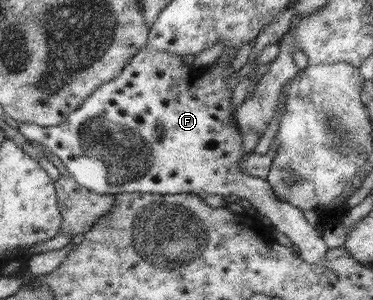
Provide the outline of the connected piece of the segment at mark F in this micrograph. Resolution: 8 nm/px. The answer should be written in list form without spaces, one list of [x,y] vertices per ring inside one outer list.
[[[143,48],[131,57],[117,77],[97,87],[60,124],[39,127],[27,122],[17,122],[16,130],[27,142],[37,143],[55,154],[77,184],[97,194],[115,195],[127,191],[160,196],[177,193],[200,196],[232,194],[245,198],[253,207],[252,213],[260,213],[269,220],[269,226],[278,238],[297,246],[297,254],[305,263],[311,265],[317,273],[327,273],[329,268],[323,255],[329,248],[317,235],[315,227],[305,220],[302,211],[279,200],[271,185],[264,182],[264,179],[243,174],[239,170],[239,161],[247,157],[249,152],[243,150],[240,132],[235,123],[235,111],[232,111],[231,88],[225,86],[226,74],[234,74],[230,65],[231,58],[224,57],[225,61],[212,72],[208,70],[210,68],[183,66],[183,58],[171,52],[153,52]]]

